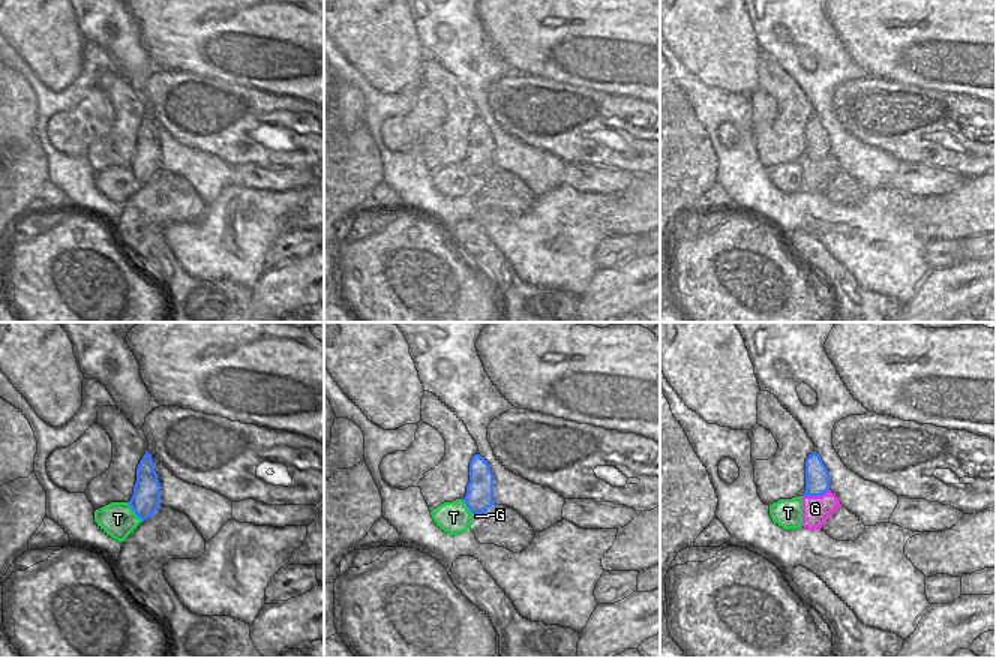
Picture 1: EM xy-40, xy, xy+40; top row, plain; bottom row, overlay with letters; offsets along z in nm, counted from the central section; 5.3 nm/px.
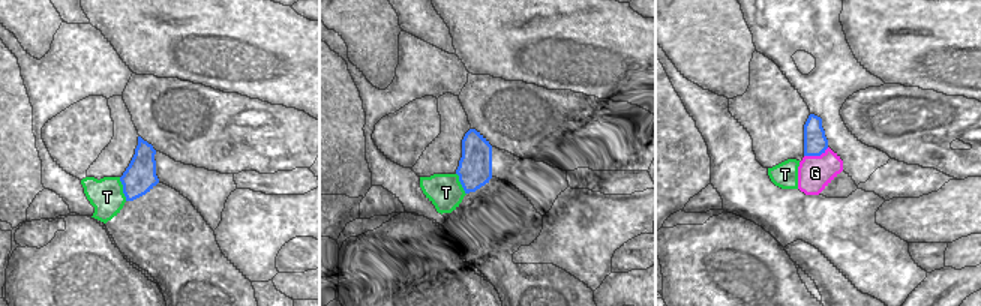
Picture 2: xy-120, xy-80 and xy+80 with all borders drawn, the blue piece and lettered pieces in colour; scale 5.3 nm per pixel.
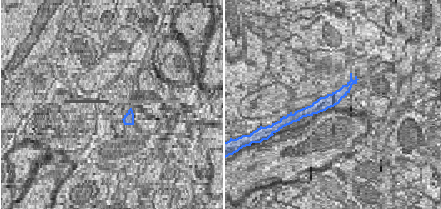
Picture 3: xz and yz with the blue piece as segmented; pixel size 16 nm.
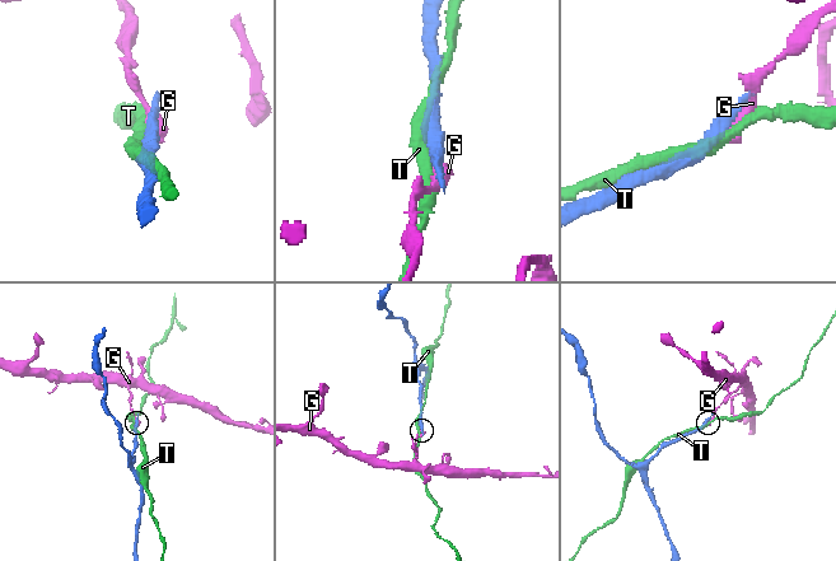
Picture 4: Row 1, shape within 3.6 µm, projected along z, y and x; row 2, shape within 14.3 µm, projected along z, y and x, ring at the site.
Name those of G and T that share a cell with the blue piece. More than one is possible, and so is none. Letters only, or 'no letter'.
no letter

